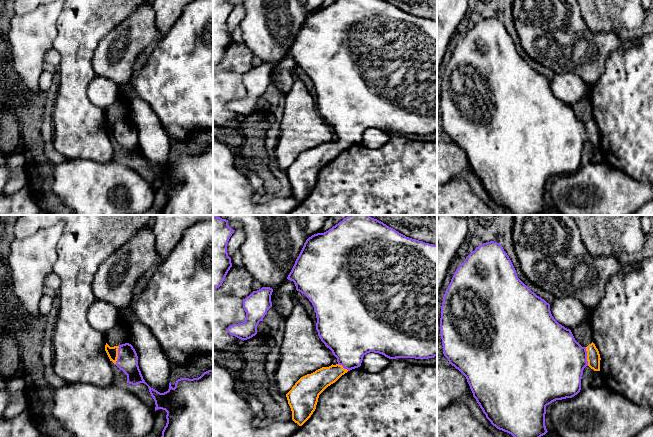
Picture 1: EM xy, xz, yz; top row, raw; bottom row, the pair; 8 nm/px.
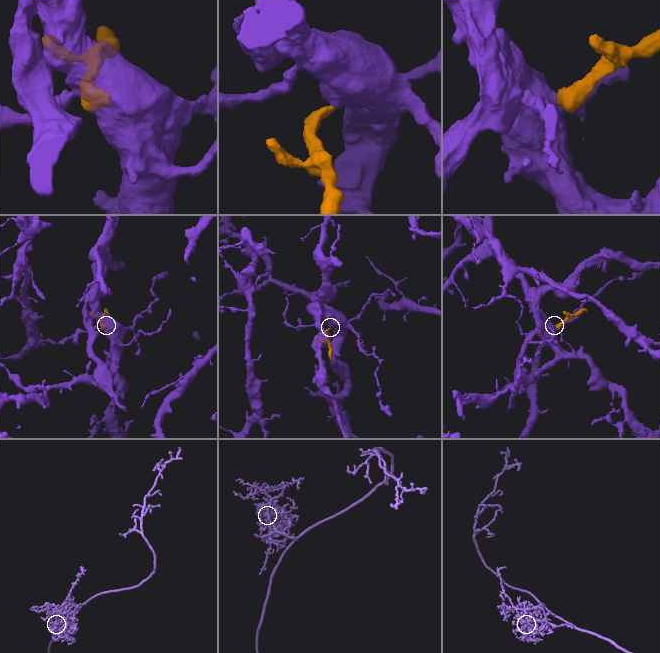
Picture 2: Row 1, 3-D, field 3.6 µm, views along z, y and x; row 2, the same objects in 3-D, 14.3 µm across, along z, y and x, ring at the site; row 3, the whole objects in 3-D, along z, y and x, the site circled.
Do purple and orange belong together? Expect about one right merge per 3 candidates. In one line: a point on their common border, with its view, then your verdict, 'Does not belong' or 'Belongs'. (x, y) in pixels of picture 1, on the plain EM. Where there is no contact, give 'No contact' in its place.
Touches purple at yz (586, 132). Belongs

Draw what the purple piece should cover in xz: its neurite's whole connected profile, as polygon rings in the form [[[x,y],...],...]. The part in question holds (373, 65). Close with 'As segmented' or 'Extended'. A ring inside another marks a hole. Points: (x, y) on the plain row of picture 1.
[[[336,0],[328,7],[314,10],[306,16],[287,55],[293,57],[296,66],[304,70],[312,79],[317,94],[318,112],[325,122],[332,127],[338,138],[336,141],[322,143],[301,153],[286,170],[292,187],[292,196],[299,202],[302,202],[315,187],[319,171],[342,151],[360,143],[363,133],[367,129],[379,129],[389,135],[428,135],[437,132],[437,21],[406,13],[386,0]]]. Extended

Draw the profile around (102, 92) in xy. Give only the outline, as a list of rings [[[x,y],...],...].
[[[96,76],[88,86],[89,100],[106,110],[118,99],[118,85],[104,77]]]

